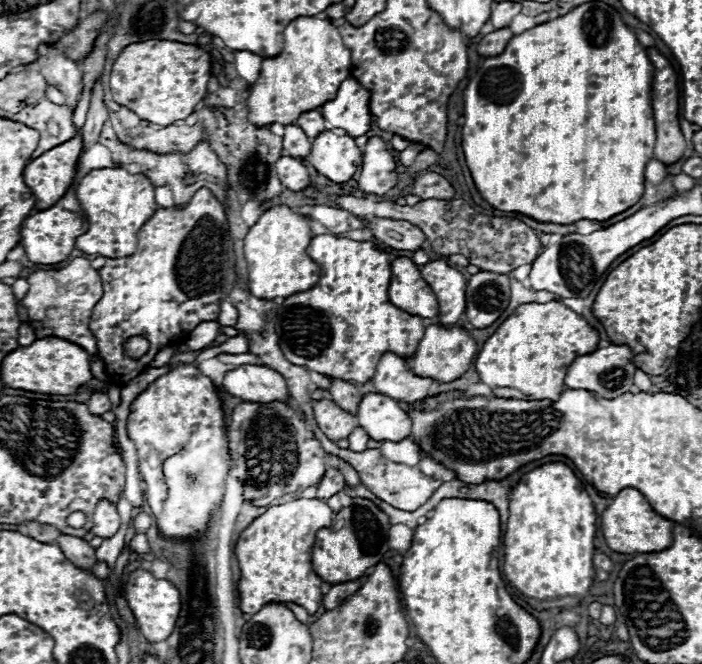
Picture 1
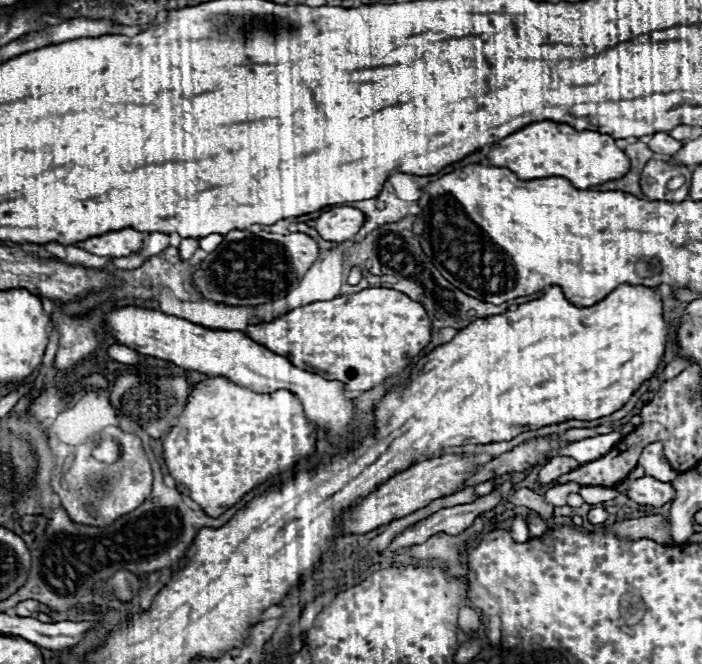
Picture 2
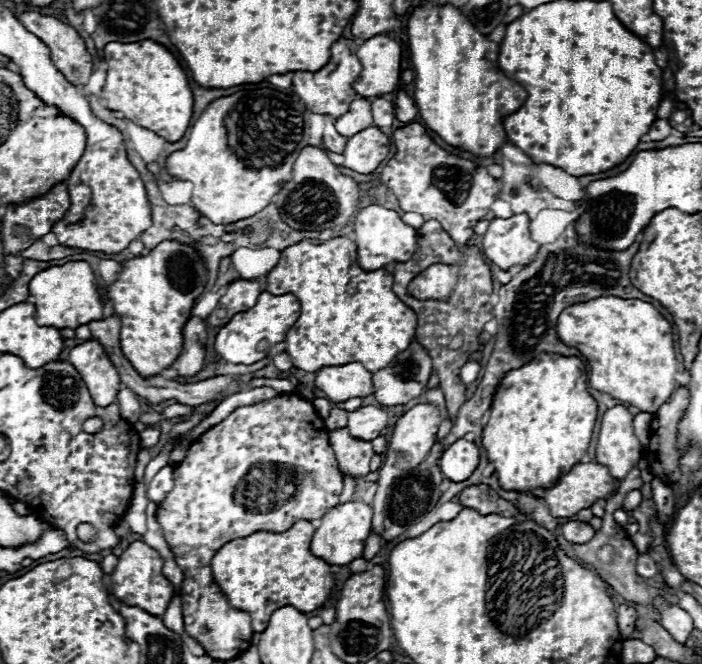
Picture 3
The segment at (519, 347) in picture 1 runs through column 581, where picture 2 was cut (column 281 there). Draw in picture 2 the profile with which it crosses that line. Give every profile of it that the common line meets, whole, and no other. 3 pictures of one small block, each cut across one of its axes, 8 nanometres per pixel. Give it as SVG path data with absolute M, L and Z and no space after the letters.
M366 288L356 294L344 294L332 300L312 302L300 308L294 308L270 322L250 324L244 334L258 344L270 348L272 352L286 356L294 366L312 372L320 370L330 374L330 378L344 384L348 392L364 392L372 386L384 382L388 376L402 372L412 358L430 342L430 318L420 302L410 300L406 294L392 288Z

